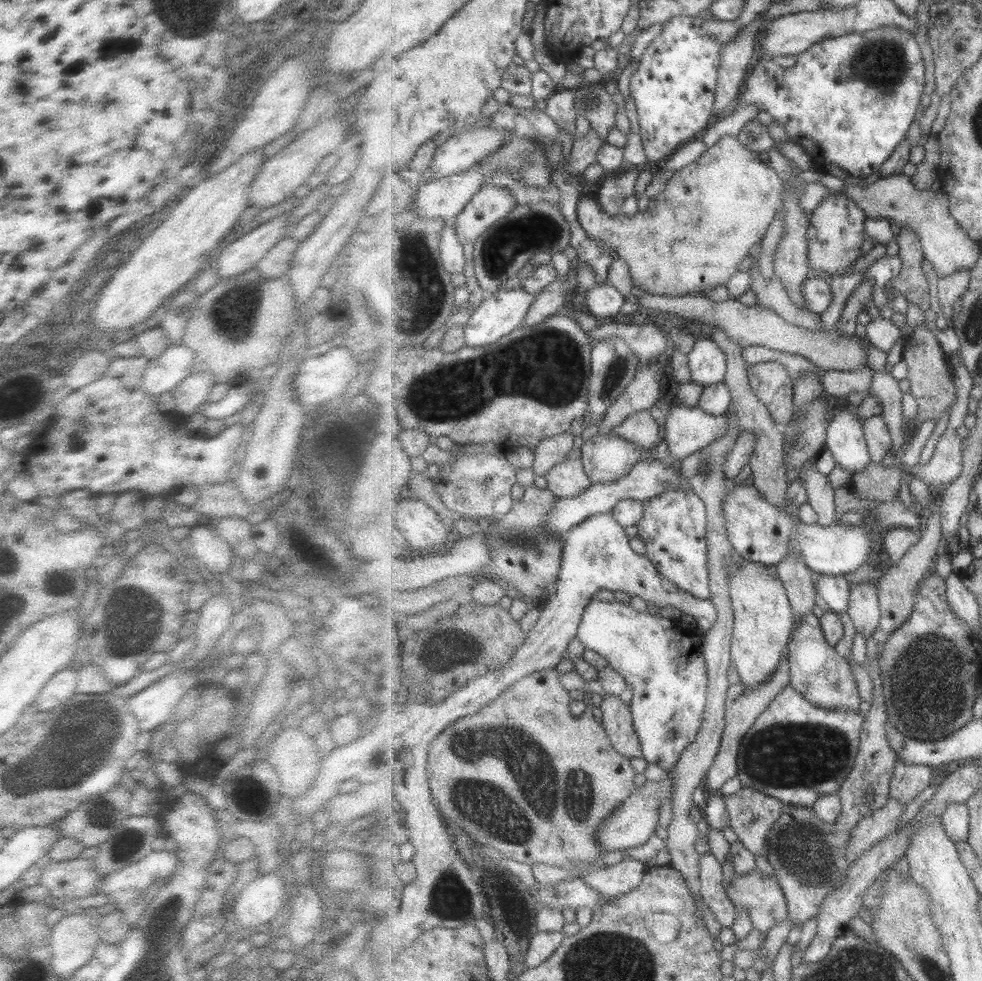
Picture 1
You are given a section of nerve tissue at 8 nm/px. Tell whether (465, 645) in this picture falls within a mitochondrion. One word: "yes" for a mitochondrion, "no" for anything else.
no

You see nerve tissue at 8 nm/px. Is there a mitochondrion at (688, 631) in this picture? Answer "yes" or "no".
no

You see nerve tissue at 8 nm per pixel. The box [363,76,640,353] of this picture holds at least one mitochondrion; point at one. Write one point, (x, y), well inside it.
(503, 245)

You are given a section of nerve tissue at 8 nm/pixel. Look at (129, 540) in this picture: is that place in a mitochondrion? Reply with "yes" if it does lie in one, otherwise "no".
no

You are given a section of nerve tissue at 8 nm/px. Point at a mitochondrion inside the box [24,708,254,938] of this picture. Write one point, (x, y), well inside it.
(166, 913)

